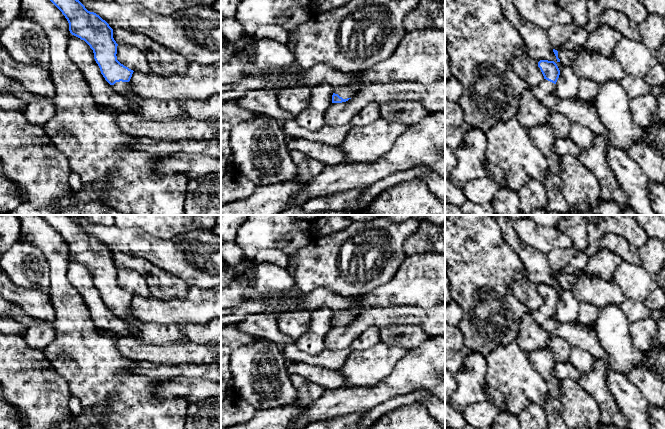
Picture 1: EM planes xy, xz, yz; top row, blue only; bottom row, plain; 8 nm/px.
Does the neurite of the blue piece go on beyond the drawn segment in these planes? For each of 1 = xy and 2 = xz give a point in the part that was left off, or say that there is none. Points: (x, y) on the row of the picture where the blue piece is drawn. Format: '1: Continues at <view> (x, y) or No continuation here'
1: Continues at xy (123, 88)
2: Continues at xz (345, 92)

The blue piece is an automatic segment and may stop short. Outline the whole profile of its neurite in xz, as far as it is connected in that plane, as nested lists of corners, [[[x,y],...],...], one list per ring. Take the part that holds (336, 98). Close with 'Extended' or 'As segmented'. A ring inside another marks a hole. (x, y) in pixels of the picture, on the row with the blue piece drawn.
[[[344,86],[334,90],[332,103],[342,103],[351,99],[360,88],[358,86]]]. Extended

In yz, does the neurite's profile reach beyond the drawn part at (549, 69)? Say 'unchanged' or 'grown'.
grown

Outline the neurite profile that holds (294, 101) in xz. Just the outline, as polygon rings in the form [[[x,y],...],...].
[[[297,86],[292,89],[280,90],[277,101],[281,108],[296,117],[308,106],[311,87]]]

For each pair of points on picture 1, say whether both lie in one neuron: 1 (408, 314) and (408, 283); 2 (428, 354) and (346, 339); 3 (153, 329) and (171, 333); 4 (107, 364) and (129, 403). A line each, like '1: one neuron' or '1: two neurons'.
1: two neurons
2: two neurons
3: one neuron
4: one neuron

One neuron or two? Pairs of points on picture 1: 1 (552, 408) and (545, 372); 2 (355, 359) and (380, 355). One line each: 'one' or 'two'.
1: one
2: one

